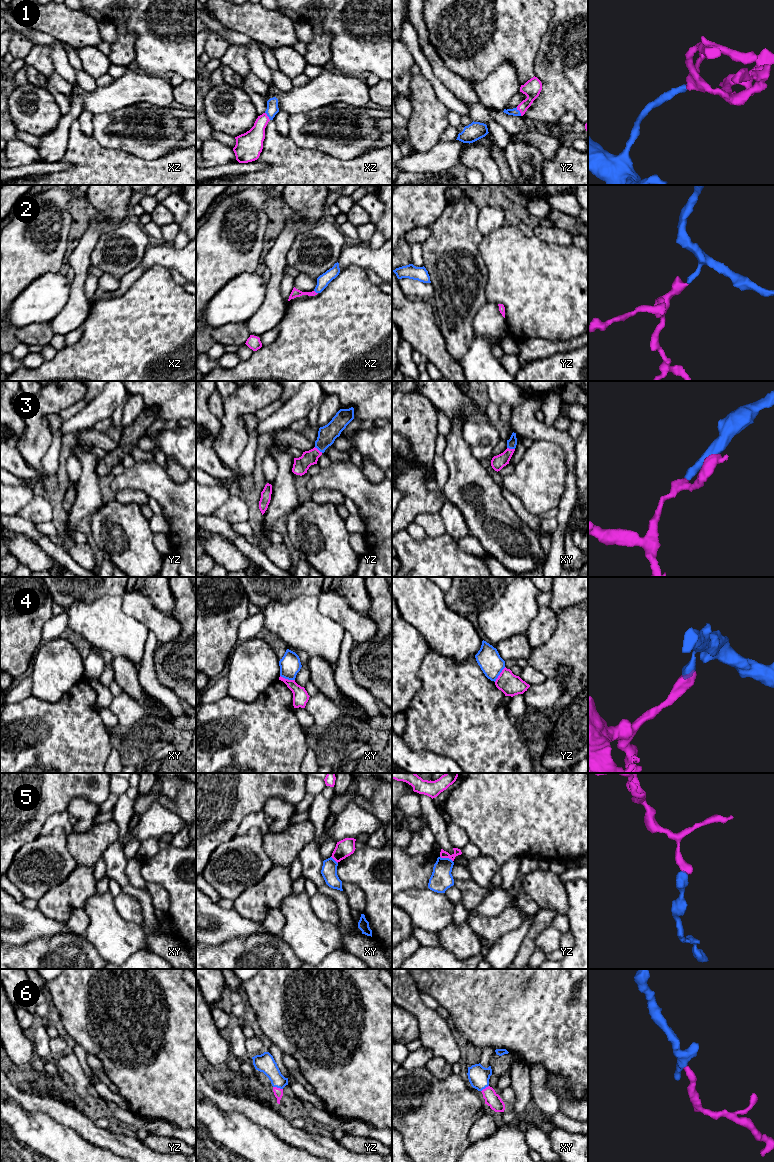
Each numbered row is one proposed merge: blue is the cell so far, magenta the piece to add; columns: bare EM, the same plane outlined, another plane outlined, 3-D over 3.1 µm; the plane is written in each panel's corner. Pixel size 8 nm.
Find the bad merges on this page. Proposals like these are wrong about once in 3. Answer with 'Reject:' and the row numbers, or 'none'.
Reject: 4, 5

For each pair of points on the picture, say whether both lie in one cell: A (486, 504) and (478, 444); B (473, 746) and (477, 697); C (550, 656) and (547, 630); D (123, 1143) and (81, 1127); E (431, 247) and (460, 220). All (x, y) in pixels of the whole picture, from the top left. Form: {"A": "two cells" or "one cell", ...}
{"A": "two cells", "B": "one cell", "C": "two cells", "D": "one cell", "E": "one cell"}

